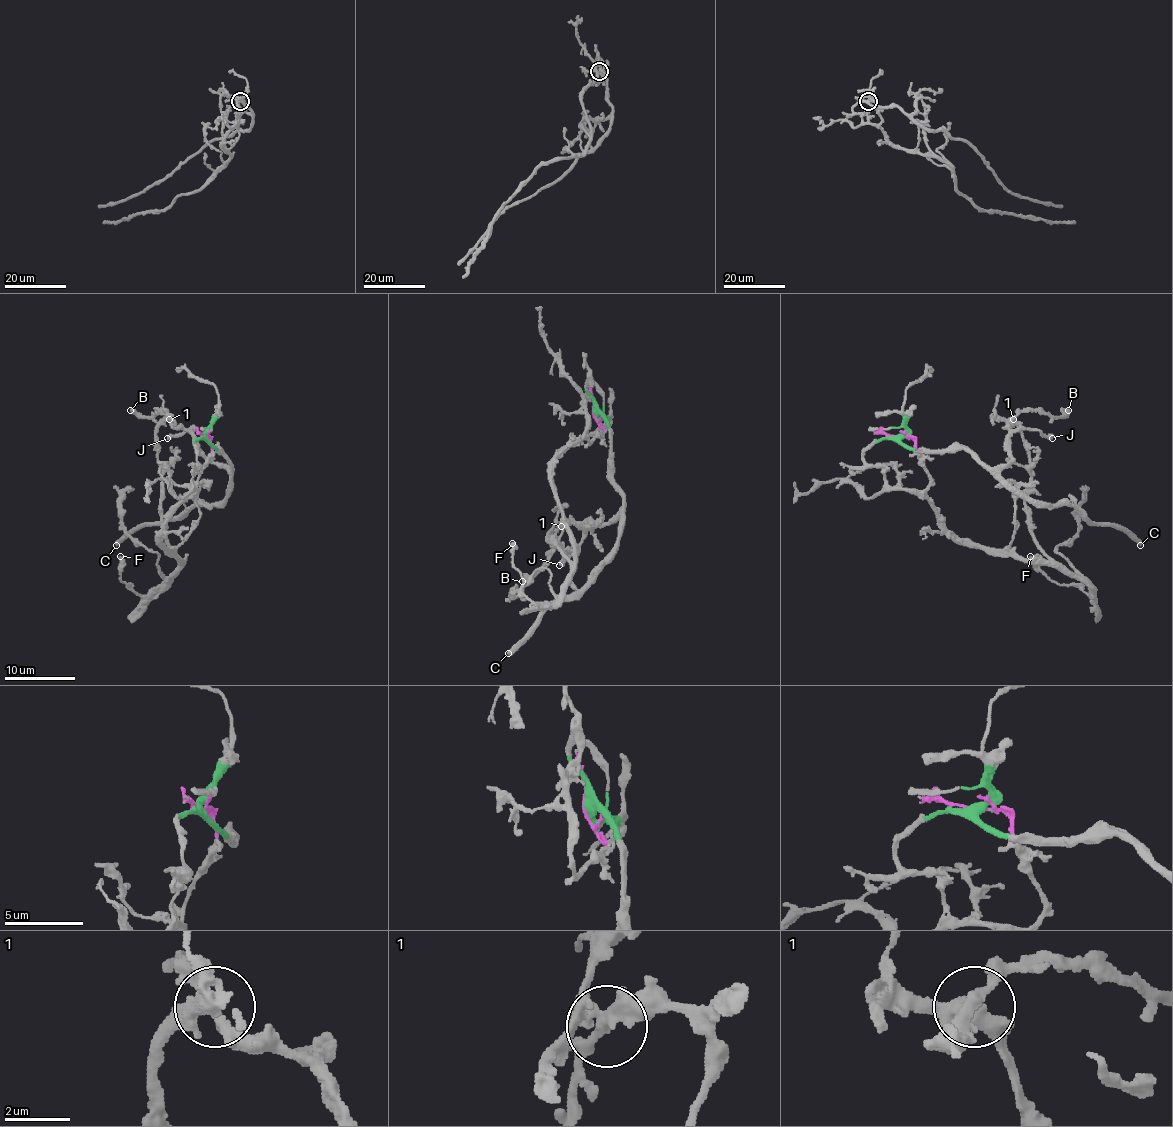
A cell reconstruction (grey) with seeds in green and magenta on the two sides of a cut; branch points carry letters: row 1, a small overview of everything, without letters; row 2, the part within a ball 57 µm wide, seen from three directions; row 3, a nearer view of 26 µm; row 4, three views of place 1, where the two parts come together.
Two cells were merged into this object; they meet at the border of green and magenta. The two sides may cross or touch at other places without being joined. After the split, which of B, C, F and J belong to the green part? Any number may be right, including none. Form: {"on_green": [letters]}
{"on_green": ["B", "C", "J"]}

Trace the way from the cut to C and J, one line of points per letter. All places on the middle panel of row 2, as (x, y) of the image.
C: (593, 413), (610, 436), (610, 482), (623, 498), (619, 540), (612, 556), (584, 585), (555, 600), (508, 653)
J: (593, 413), (610, 436), (610, 482), (623, 507), (603, 523), (587, 523), (580, 547), (559, 565)

